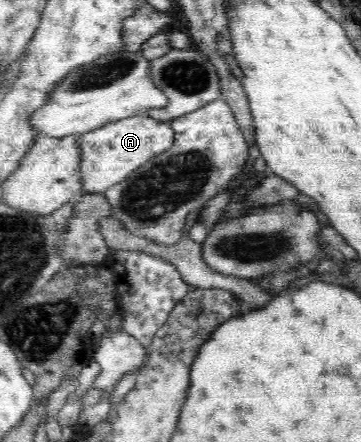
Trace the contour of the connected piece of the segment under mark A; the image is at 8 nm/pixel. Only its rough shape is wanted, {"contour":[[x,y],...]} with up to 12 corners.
{"contour":[[146,114],[79,137],[83,192],[103,194],[175,142]]}

